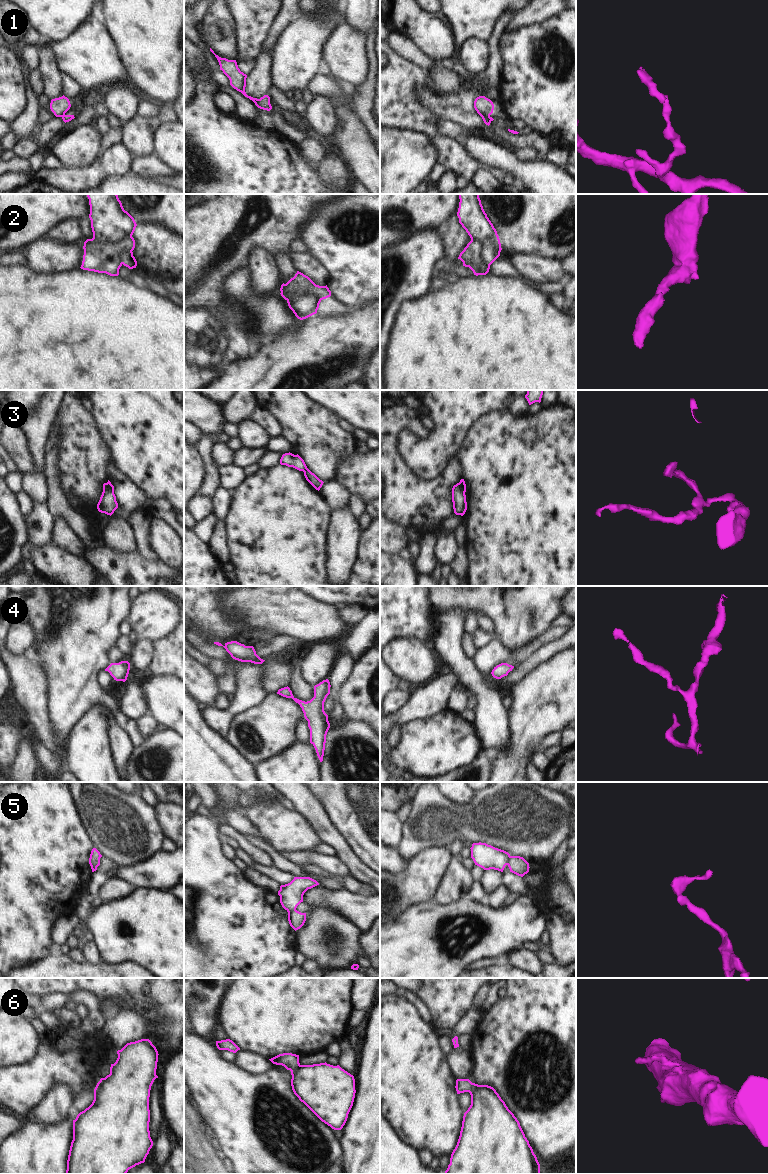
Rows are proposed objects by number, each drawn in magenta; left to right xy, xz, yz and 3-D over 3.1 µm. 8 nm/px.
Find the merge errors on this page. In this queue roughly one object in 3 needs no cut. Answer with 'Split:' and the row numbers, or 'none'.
Split: 1, 2, 3, 5, 6

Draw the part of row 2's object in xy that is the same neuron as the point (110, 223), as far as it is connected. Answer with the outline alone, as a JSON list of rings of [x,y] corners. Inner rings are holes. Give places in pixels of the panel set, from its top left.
[[[117,194],[86,195],[90,205],[92,239],[115,245],[132,237],[137,224],[124,210]]]

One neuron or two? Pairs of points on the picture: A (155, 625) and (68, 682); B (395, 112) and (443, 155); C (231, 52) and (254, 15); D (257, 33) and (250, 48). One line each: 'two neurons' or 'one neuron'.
A: two neurons
B: one neuron
C: two neurons
D: one neuron

